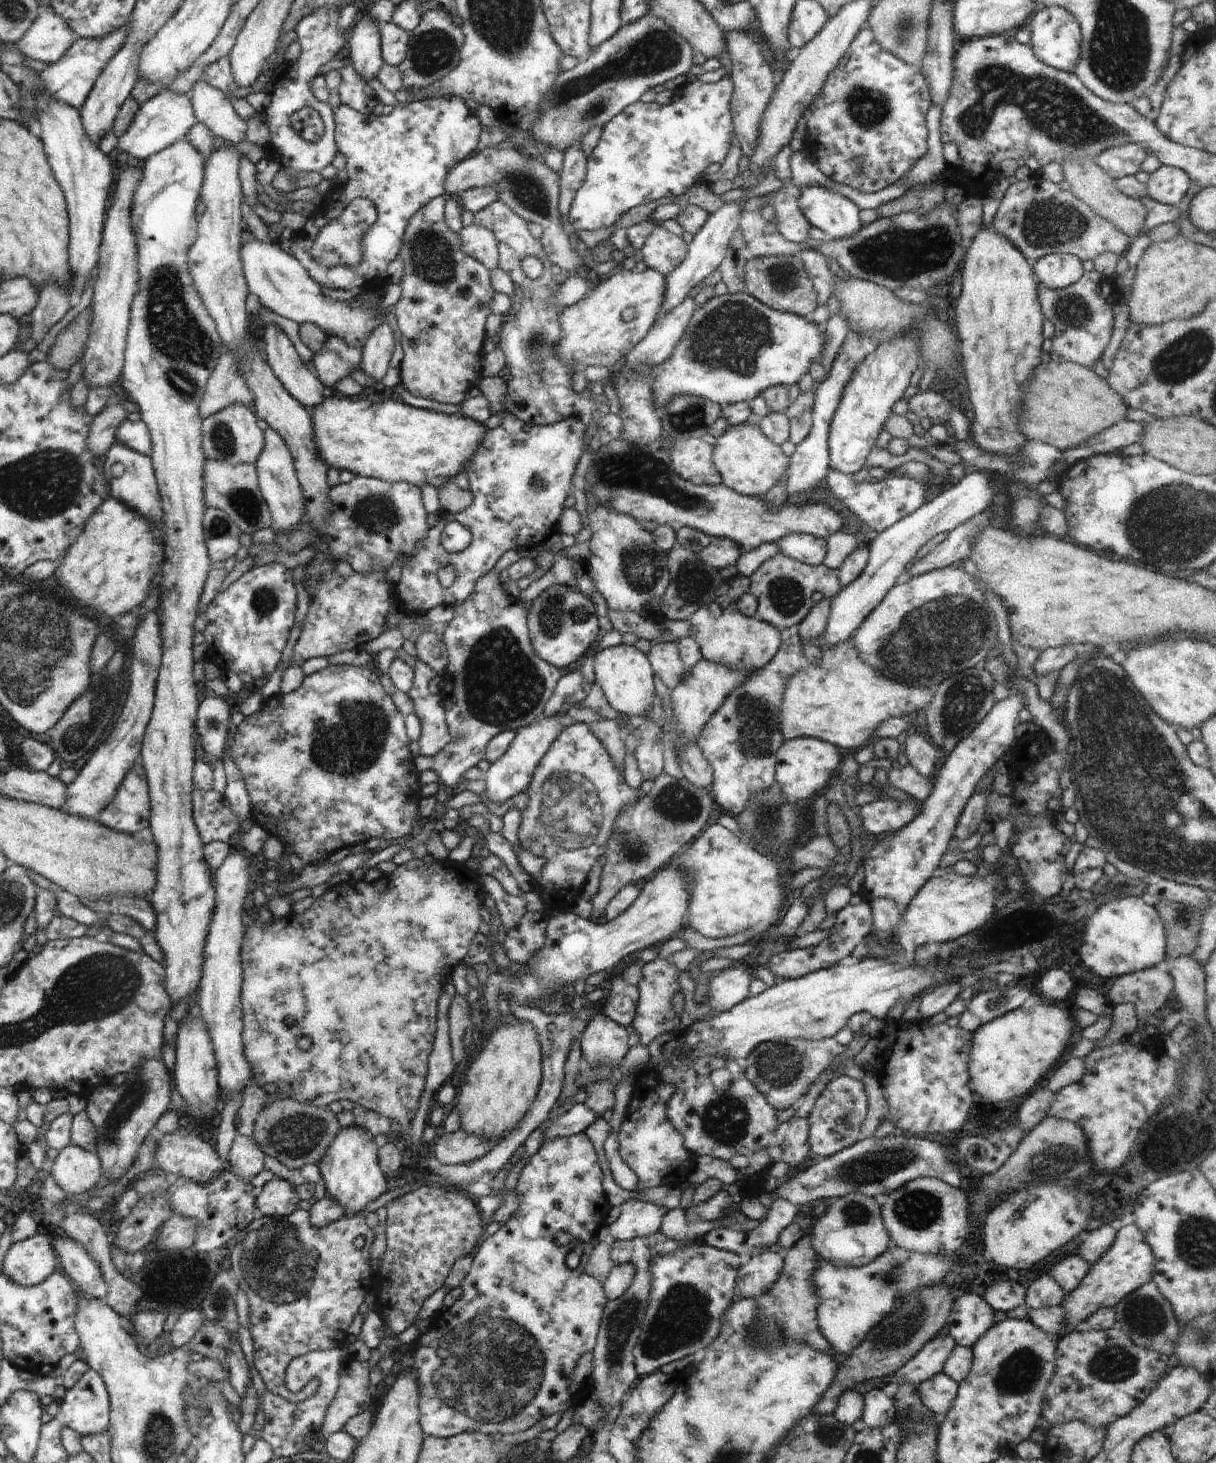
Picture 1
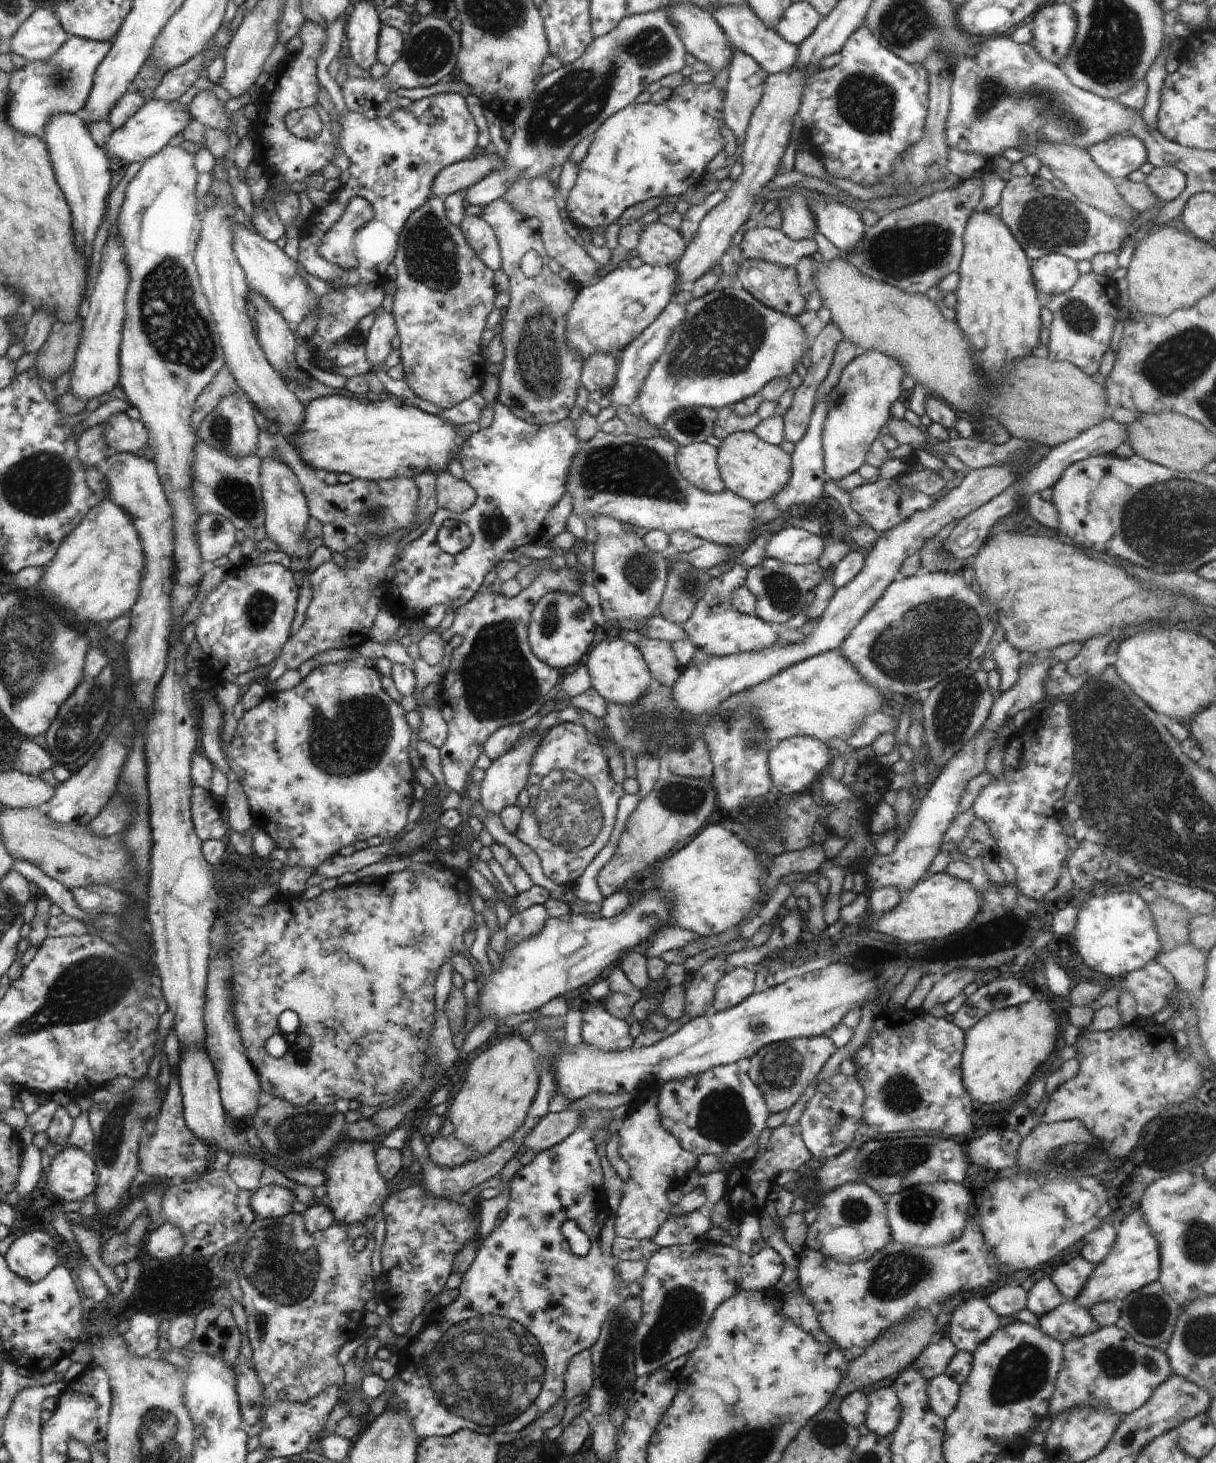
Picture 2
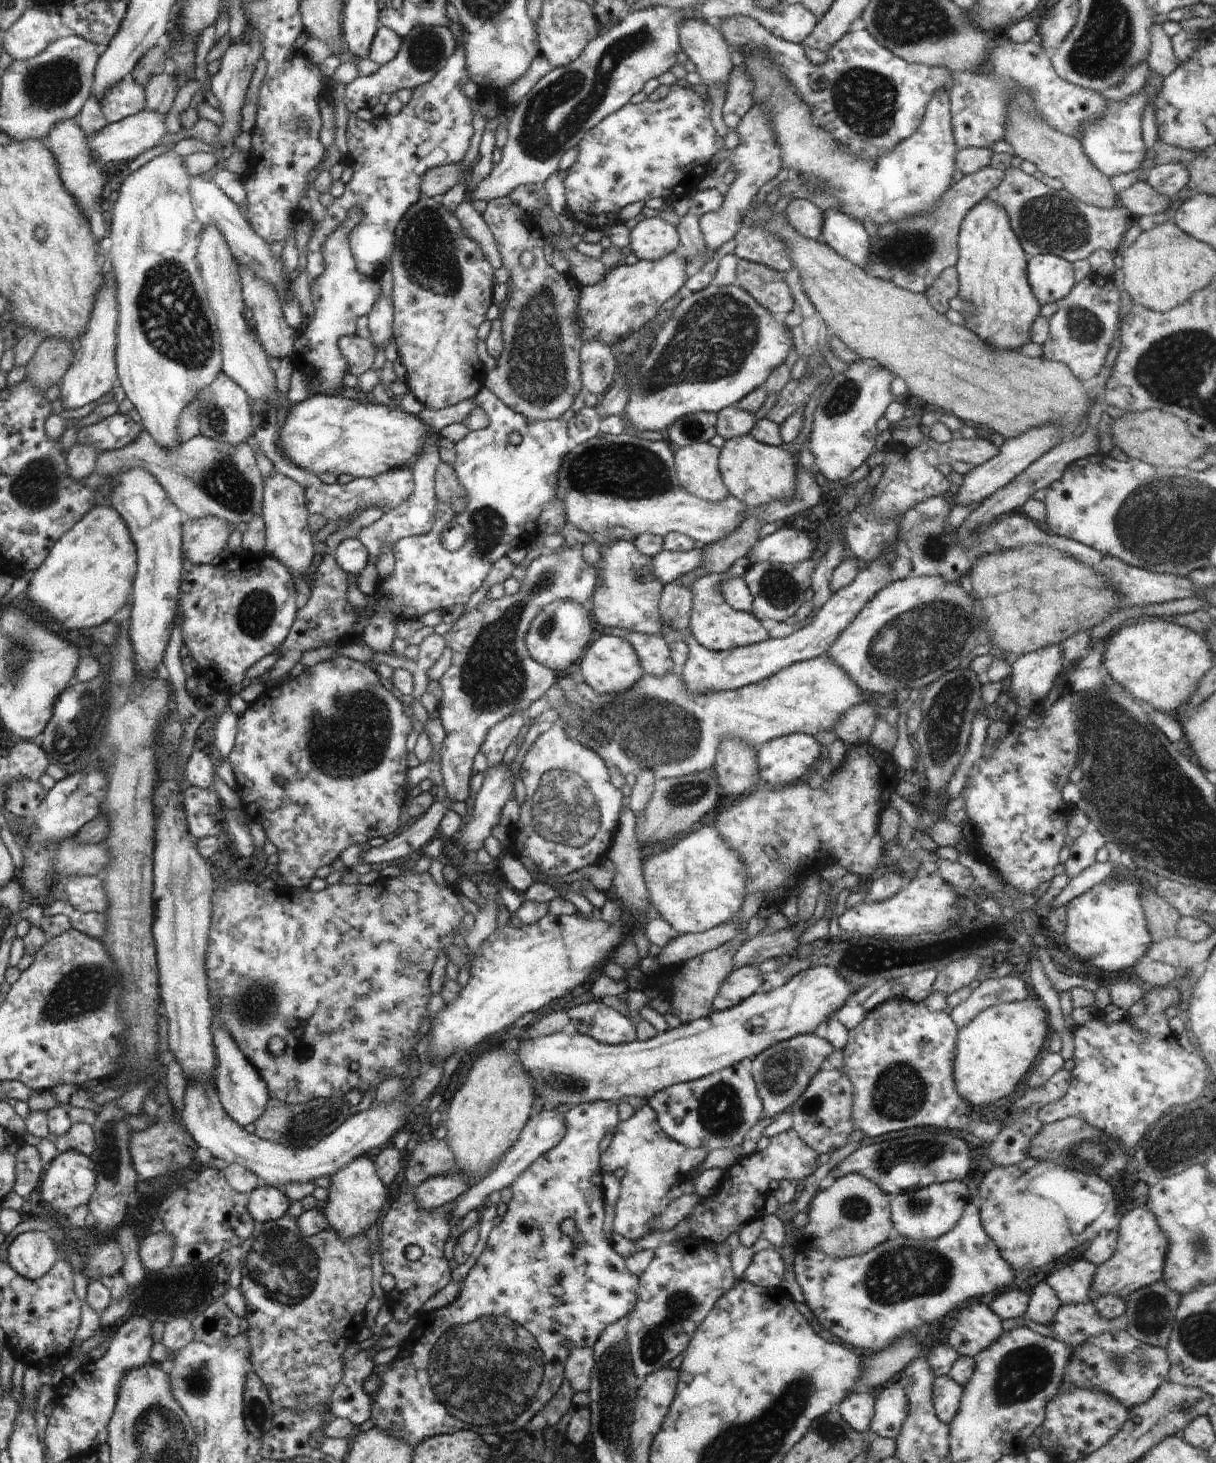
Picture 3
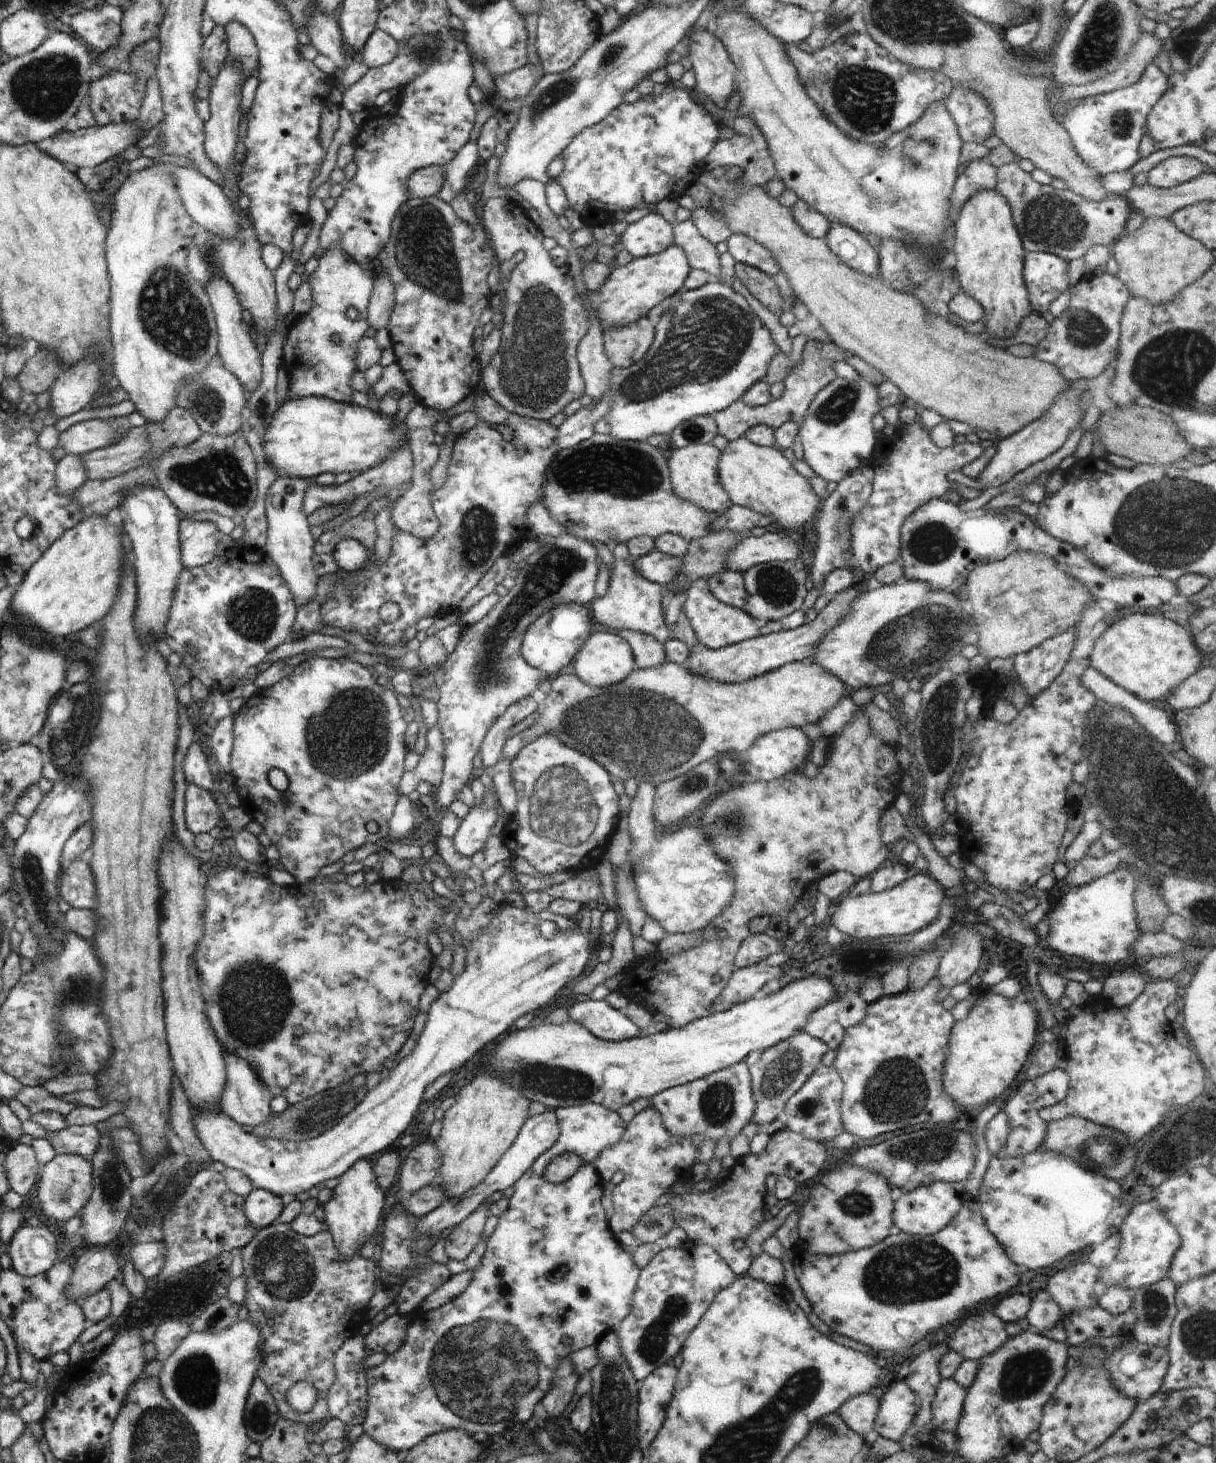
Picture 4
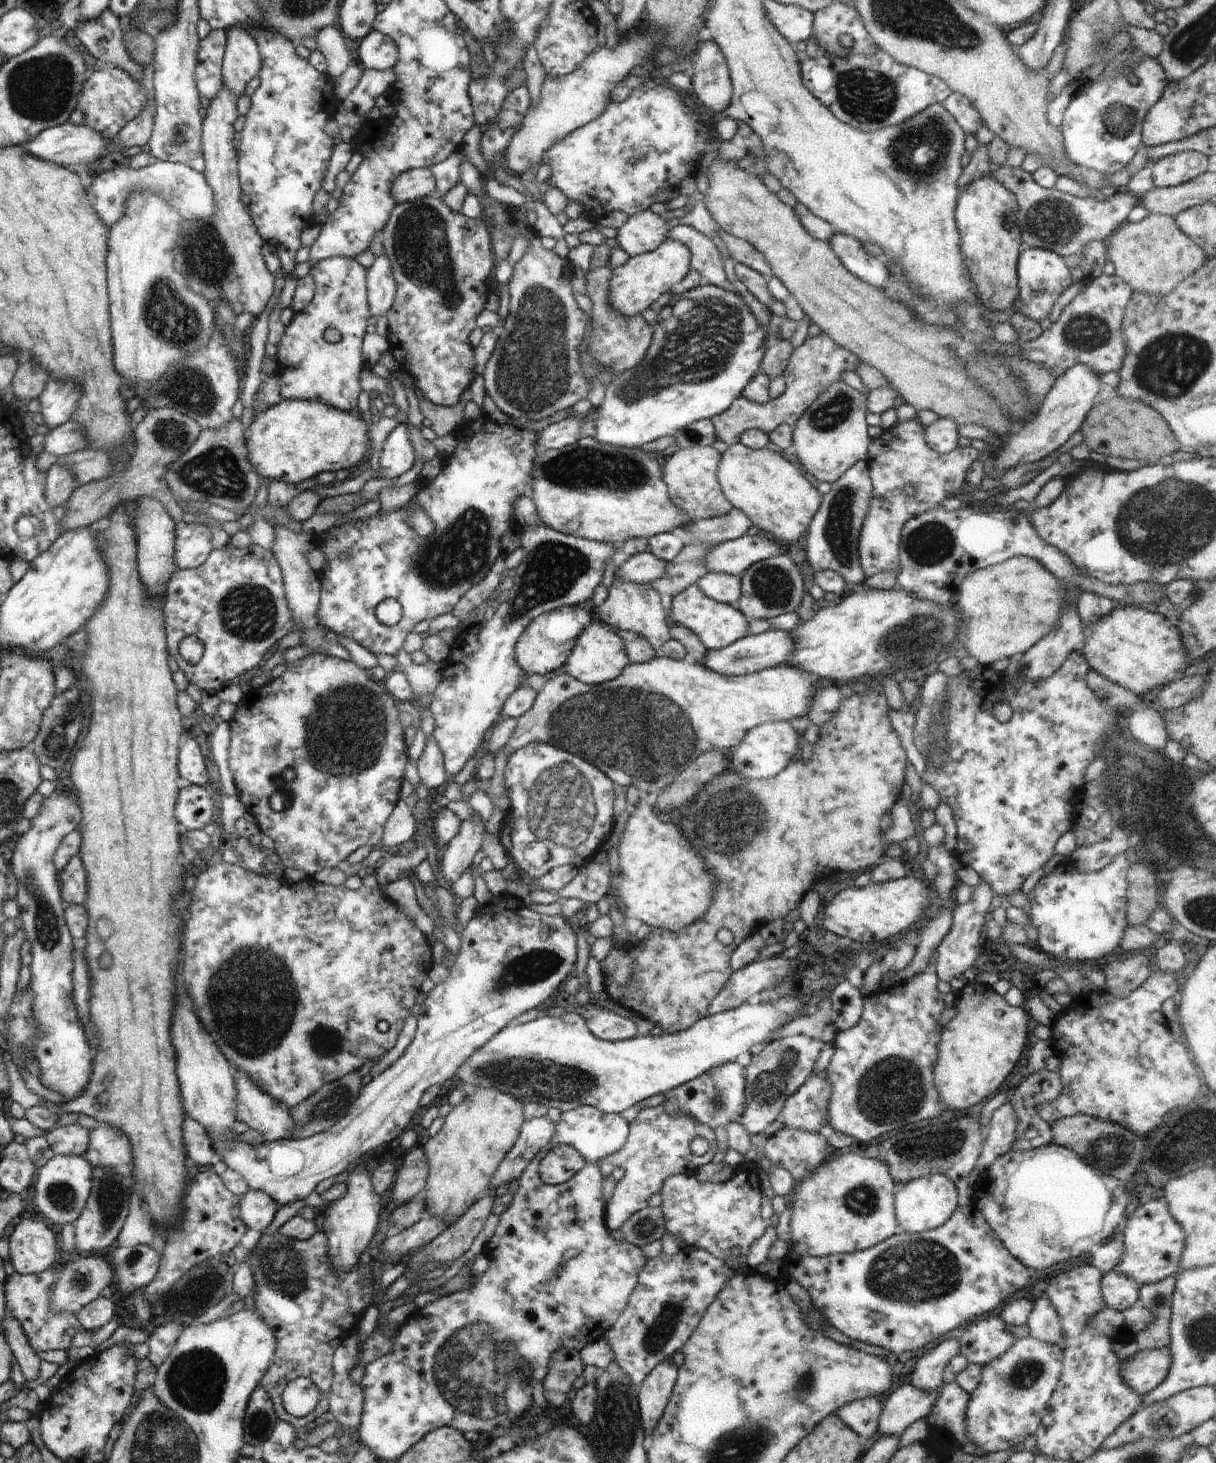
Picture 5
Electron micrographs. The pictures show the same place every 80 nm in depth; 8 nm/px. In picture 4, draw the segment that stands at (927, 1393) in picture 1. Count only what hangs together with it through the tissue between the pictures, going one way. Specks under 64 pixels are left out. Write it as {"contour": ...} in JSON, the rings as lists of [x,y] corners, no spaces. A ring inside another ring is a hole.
{"contour":[[[952,1377],[941,1379],[931,1402],[933,1424],[942,1431],[954,1434],[957,1420],[963,1411],[966,1393],[967,1390],[962,1388]]]}

